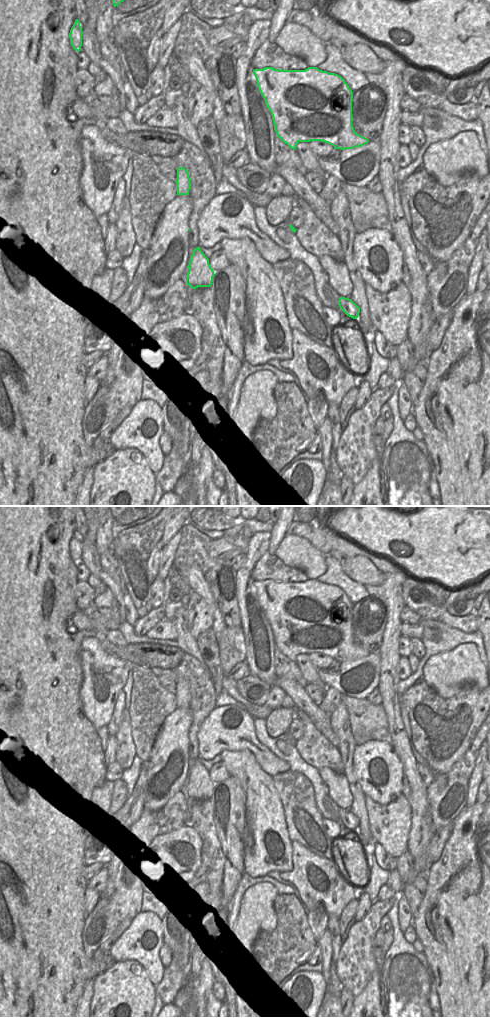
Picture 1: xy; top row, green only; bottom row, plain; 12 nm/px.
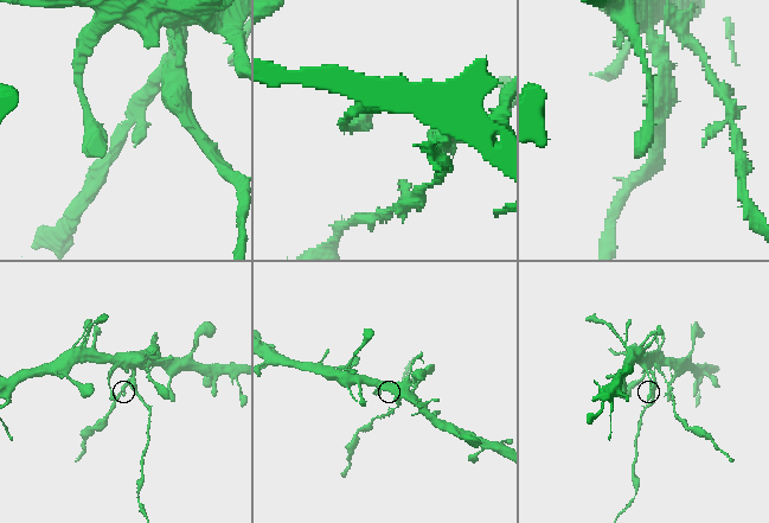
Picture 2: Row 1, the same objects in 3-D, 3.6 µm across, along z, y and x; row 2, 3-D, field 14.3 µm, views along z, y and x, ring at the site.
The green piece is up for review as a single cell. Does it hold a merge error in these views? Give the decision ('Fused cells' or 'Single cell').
Fused cells.

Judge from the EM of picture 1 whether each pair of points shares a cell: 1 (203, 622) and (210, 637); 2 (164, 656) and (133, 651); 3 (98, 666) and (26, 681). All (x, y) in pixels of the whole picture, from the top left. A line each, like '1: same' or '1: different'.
1: different
2: same
3: different

